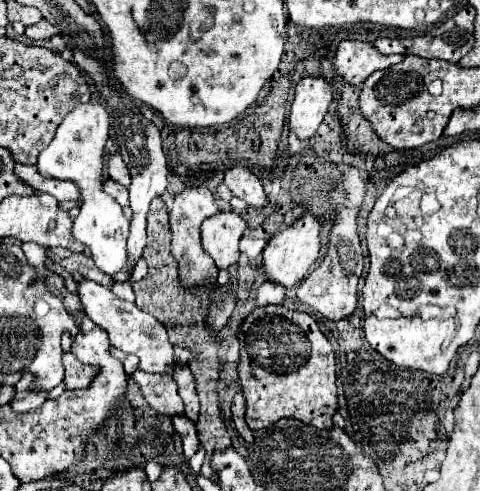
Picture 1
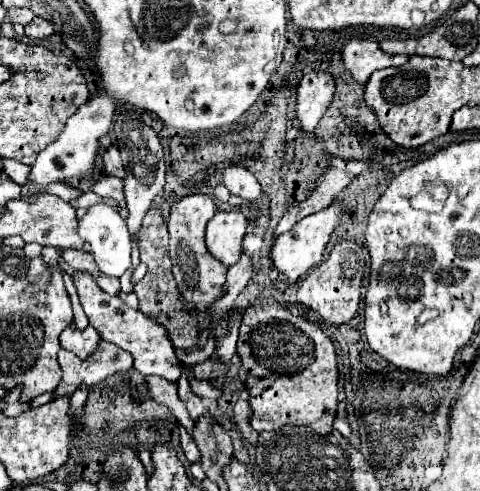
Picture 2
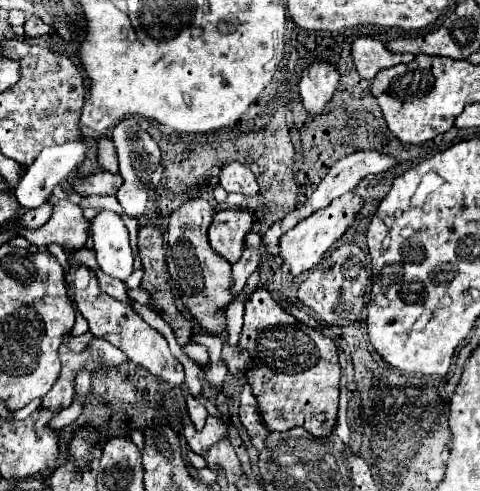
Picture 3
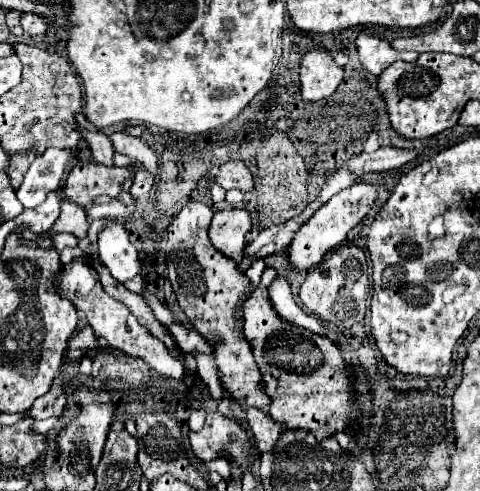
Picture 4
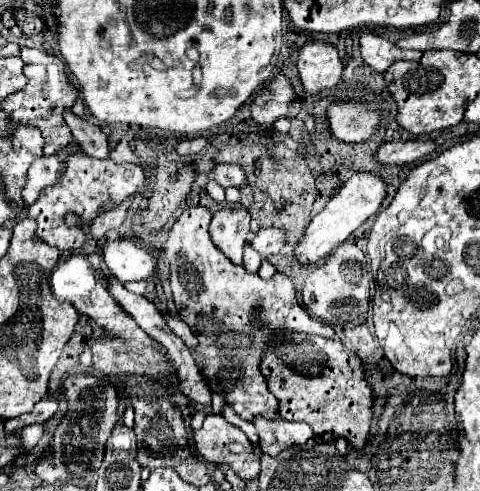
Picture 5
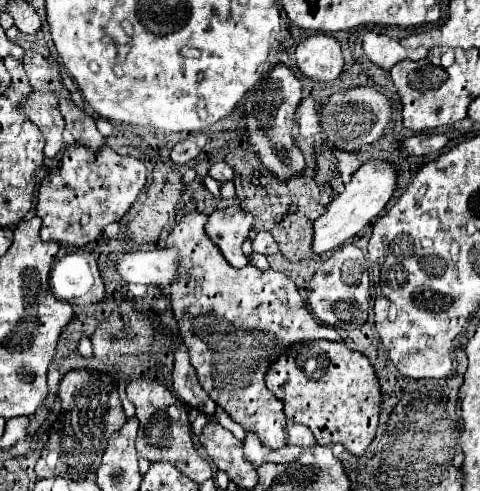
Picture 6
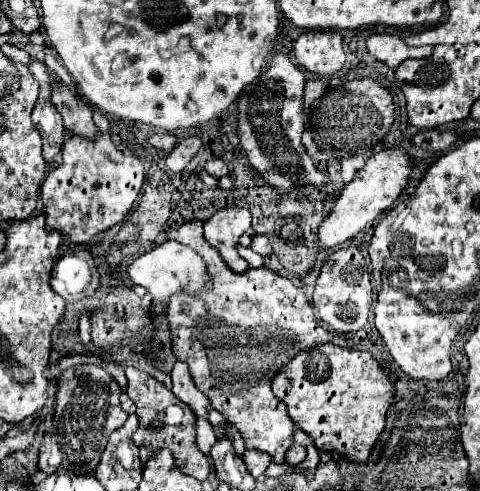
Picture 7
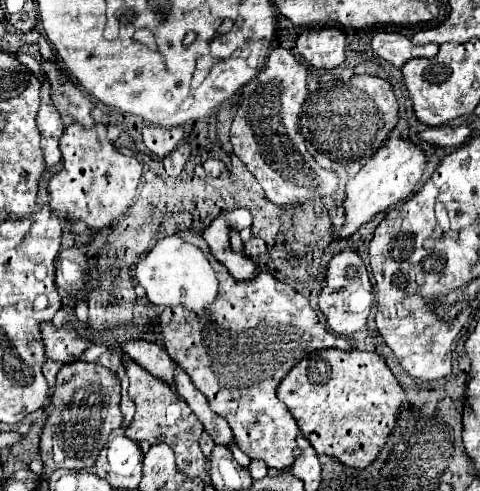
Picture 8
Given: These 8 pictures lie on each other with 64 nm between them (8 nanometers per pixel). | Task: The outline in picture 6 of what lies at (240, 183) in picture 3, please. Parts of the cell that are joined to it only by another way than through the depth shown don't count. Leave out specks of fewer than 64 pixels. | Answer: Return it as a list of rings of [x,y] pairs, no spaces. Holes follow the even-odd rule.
[[[216,162],[210,166],[208,174],[212,178],[216,178],[218,182],[226,182],[226,180],[234,180],[236,178],[236,170],[232,166],[228,166],[226,162]]]

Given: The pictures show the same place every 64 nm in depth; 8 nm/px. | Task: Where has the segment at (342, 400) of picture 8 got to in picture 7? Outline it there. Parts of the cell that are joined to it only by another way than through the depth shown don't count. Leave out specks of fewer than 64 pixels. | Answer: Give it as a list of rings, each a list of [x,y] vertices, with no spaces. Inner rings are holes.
[[[324,344],[308,352],[300,352],[276,374],[276,380],[272,382],[272,390],[288,406],[294,424],[300,430],[308,432],[308,436],[314,440],[320,452],[338,452],[342,458],[358,464],[364,464],[370,458],[374,444],[384,432],[386,414],[394,402],[394,392],[396,392],[386,370],[374,360],[372,354],[354,352],[334,344]]]

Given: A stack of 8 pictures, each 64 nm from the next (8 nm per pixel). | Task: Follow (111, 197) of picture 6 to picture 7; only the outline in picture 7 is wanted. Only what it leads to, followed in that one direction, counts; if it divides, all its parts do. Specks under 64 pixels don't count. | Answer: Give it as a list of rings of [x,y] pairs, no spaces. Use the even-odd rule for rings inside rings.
[[[98,132],[92,140],[72,134],[62,144],[62,164],[52,170],[42,184],[48,228],[60,230],[78,244],[92,240],[126,218],[140,194],[145,173],[142,160],[119,151],[110,134]],[[72,204],[82,216],[72,216]]]

